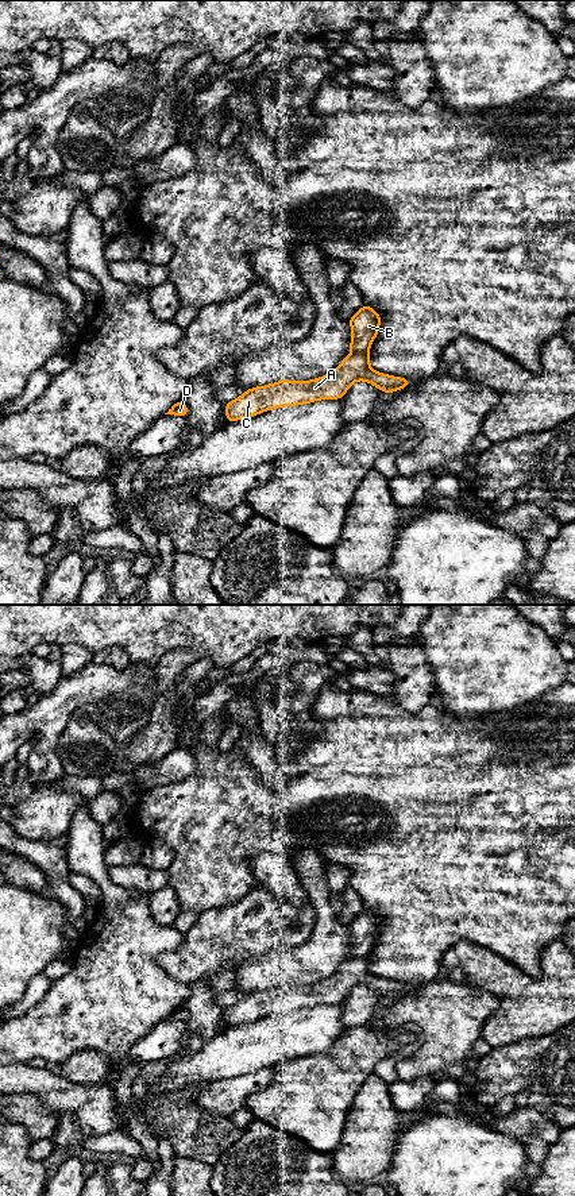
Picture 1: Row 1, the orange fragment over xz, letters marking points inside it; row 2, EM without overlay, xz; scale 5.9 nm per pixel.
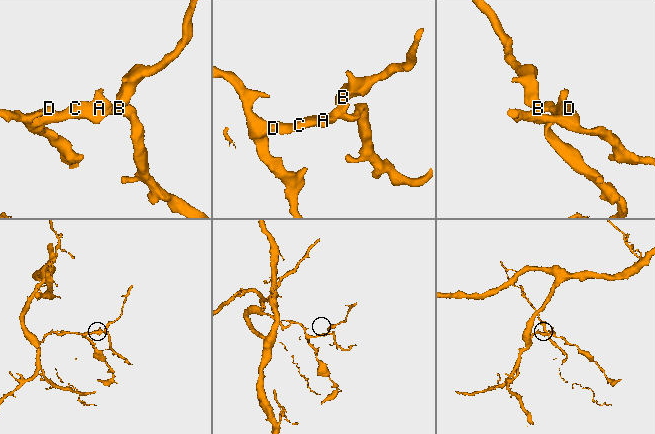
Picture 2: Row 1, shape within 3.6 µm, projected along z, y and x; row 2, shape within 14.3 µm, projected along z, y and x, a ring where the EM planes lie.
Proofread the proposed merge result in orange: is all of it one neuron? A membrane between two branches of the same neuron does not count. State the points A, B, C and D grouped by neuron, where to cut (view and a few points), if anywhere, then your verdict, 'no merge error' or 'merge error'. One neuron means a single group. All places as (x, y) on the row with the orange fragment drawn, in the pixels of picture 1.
A C D / B; cut in xz along (367, 350), (352, 352); merge error

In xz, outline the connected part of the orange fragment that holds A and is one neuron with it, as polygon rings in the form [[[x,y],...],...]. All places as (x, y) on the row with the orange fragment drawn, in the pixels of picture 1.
[[[368,351],[351,352],[332,373],[312,381],[278,381],[266,386],[251,387],[236,400],[225,404],[228,423],[281,406],[294,406],[319,400],[340,400],[356,381],[366,381],[387,396],[412,382],[402,377],[378,373],[370,367]]]

